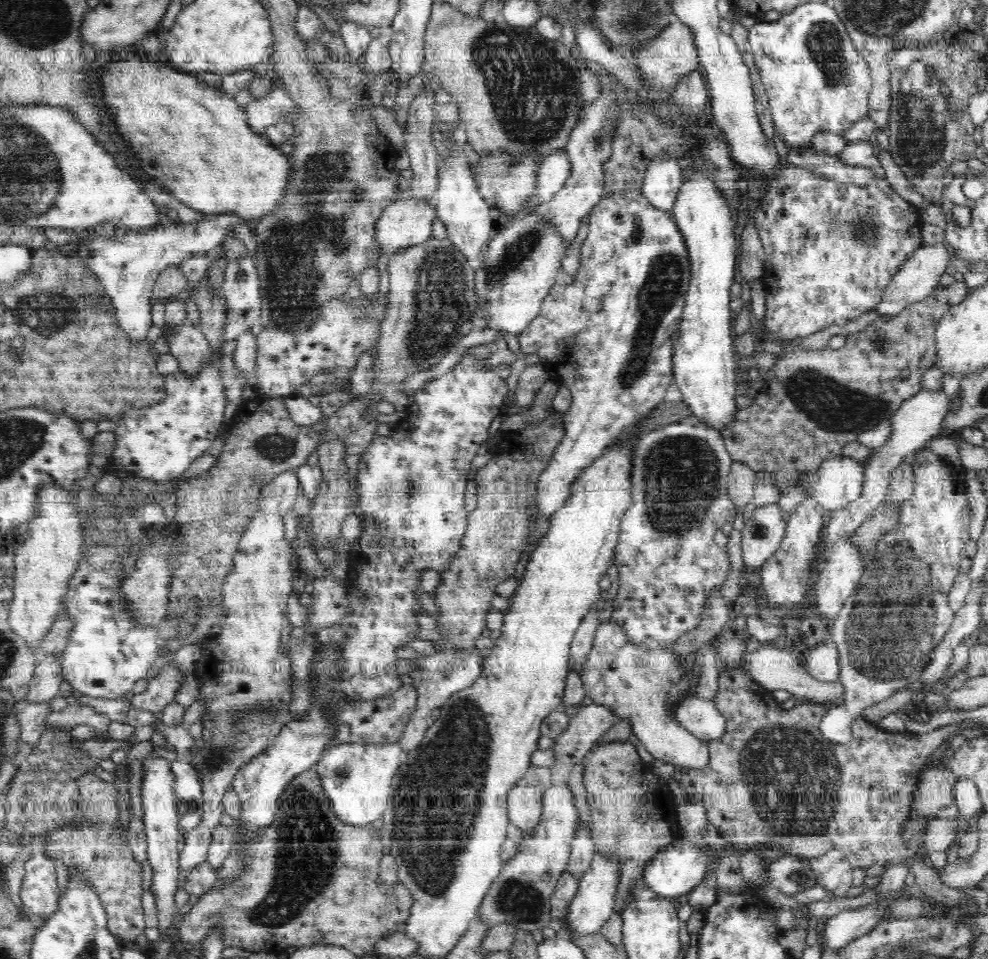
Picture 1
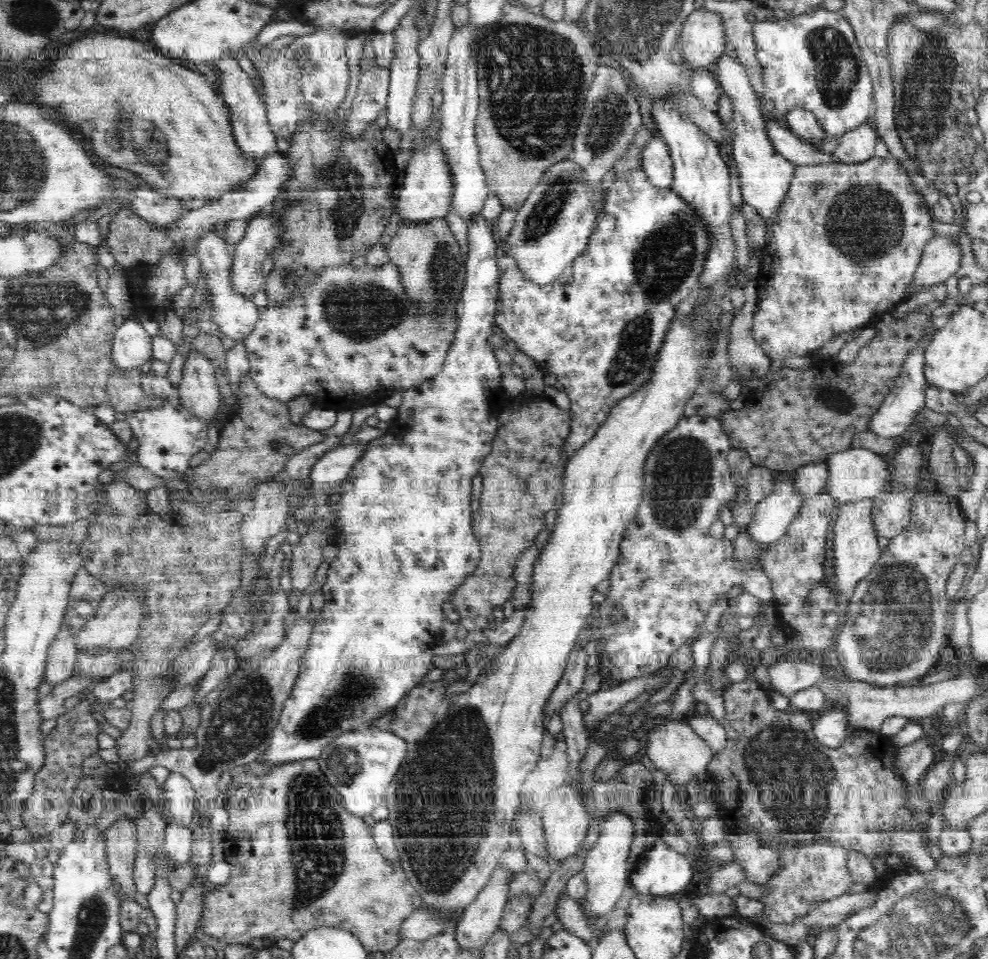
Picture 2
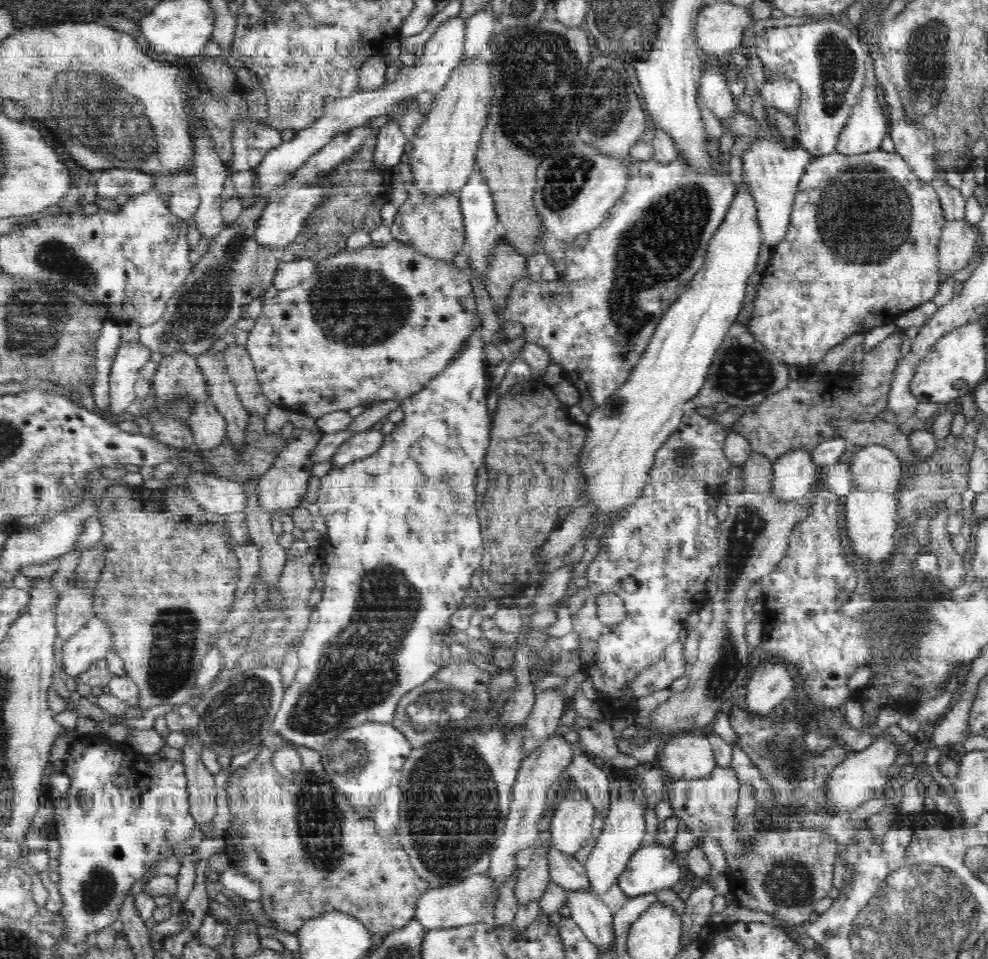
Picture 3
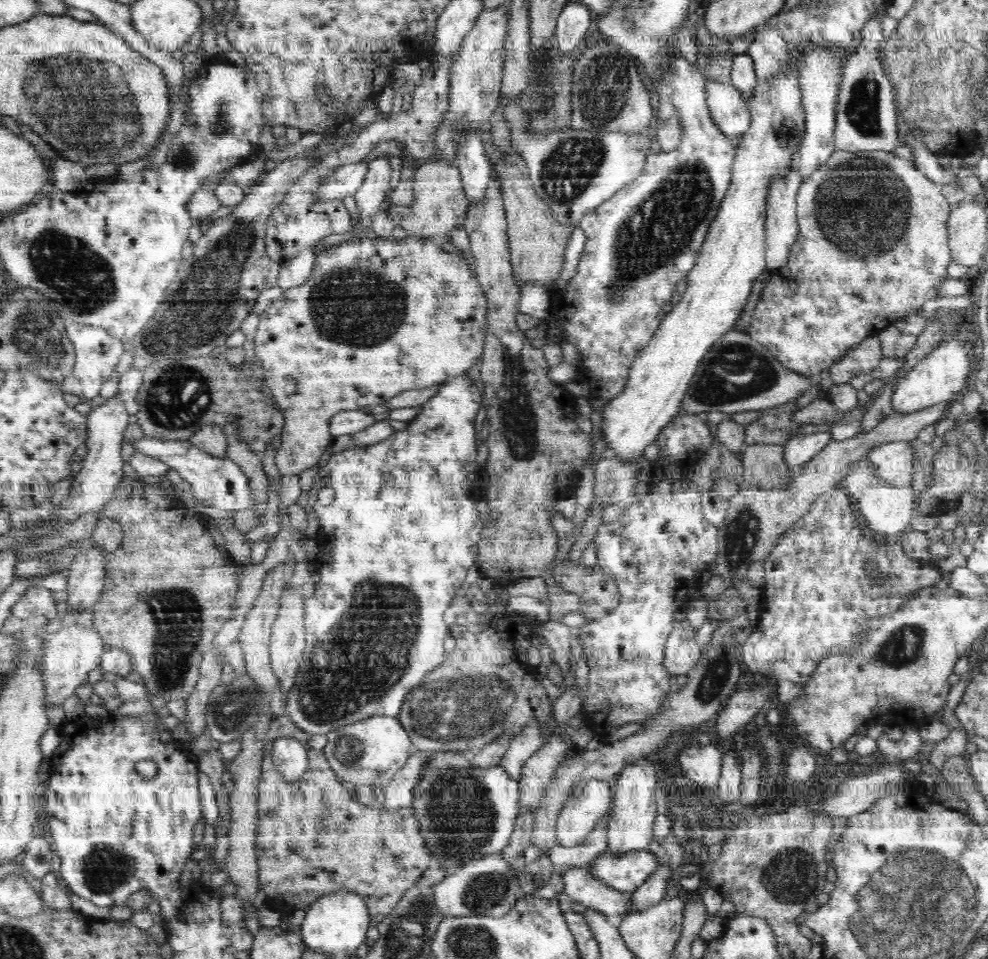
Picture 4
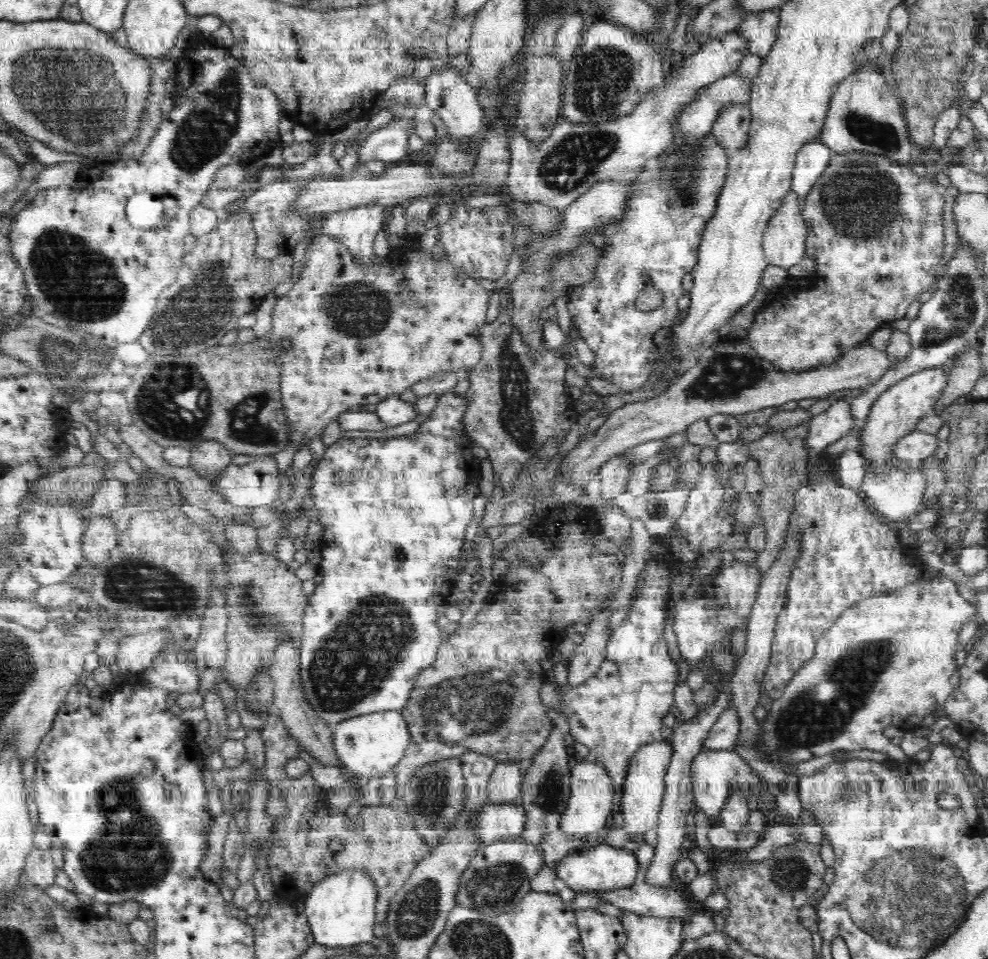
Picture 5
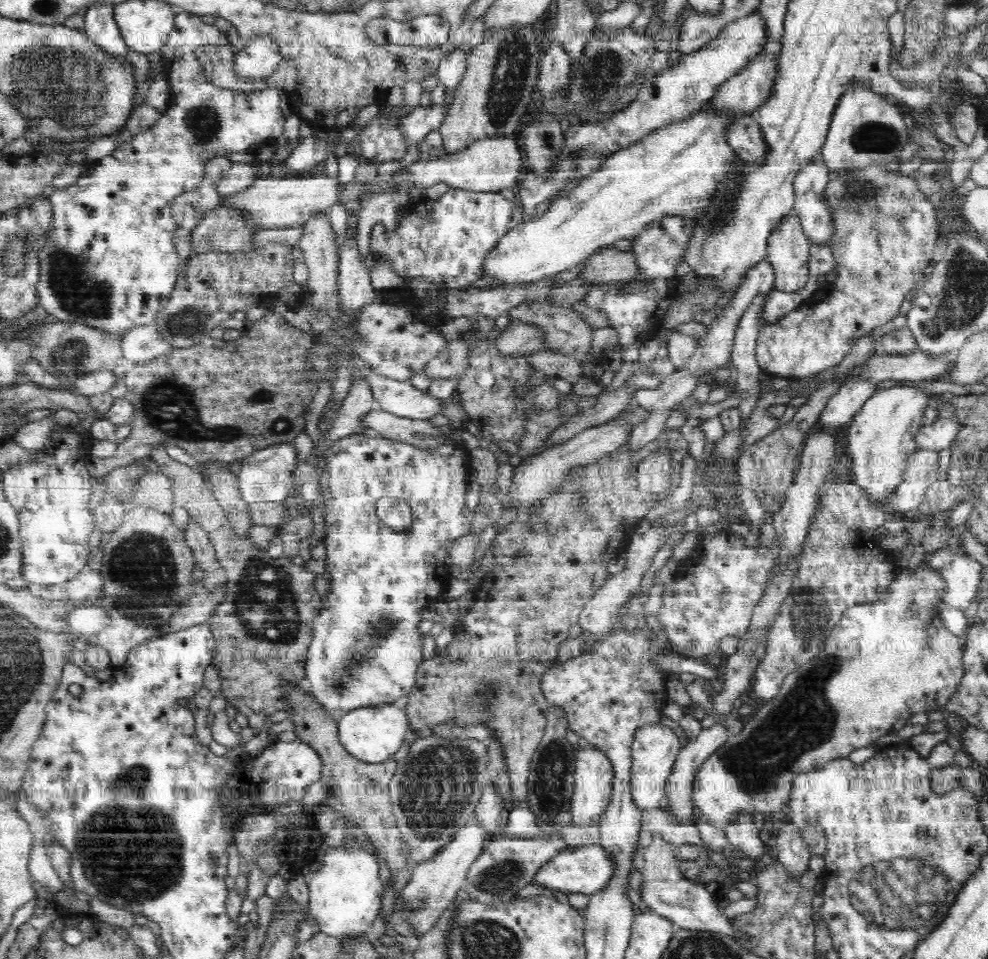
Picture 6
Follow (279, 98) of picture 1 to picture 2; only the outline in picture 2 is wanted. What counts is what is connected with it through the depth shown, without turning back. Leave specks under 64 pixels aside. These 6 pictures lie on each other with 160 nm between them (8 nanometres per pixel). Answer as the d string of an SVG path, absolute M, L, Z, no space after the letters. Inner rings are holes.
M236 55L218 60L214 62L214 65L221 71L218 91L222 95L222 99L226 101L228 109L230 109L233 134L240 151L246 157L250 157L252 161L260 160L267 154L277 152L277 139L274 133L272 133L267 120L266 105L261 98L262 93L254 87L253 81L248 79L246 72L239 66Z

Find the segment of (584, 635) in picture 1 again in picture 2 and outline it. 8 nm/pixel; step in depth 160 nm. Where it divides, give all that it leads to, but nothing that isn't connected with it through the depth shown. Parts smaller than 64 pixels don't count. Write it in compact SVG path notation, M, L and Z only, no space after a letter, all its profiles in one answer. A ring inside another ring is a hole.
M574 647L569 652L567 665L558 682L558 686L554 688L554 692L550 694L546 706L544 706L544 715L551 712L558 712L578 691L582 691L584 676L586 676L586 668L588 668L588 654L586 649Z

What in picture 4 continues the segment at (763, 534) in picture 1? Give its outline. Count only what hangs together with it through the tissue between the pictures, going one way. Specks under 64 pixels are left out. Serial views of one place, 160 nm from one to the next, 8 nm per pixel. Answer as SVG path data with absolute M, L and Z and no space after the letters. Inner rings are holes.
M825 431L792 437L787 441L783 448L784 460L794 479L802 471L803 465L812 460L830 440L829 431Z

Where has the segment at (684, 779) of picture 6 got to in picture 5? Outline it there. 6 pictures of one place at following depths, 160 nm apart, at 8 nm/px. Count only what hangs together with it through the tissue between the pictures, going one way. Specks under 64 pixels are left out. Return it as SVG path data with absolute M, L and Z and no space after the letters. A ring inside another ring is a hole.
M728 707L720 713L714 726L703 741L704 751L728 751L733 749L740 732L740 717L734 707Z

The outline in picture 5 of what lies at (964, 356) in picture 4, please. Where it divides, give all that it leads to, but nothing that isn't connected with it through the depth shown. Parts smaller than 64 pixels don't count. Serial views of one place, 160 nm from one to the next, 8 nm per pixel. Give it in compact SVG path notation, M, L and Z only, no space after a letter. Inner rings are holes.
M949 365L915 372L904 380L899 380L898 384L891 385L875 398L859 430L859 454L862 454L866 462L868 473L874 473L878 478L899 467L894 462L896 444L903 436L916 429L917 422L938 402L944 386L948 384L948 371Z

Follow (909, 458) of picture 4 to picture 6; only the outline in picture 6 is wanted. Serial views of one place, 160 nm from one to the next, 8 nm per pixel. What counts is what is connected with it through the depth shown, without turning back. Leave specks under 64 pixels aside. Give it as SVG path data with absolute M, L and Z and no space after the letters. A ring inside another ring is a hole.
M940 404L940 420L924 425L917 432L917 448L940 451L948 448L957 437L960 421L952 414L952 408L942 408Z

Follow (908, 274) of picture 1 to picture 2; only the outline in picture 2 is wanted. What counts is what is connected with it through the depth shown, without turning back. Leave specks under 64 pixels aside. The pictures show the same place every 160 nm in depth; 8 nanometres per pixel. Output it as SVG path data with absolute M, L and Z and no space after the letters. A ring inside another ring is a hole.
M948 238L930 239L922 251L921 266L912 284L912 294L930 290L933 284L945 282L960 268L962 252Z

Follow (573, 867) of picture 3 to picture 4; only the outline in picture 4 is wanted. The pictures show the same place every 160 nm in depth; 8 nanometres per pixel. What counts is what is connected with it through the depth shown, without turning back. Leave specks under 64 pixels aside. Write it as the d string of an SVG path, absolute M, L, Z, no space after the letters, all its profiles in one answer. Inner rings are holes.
M570 867L561 874L563 891L569 900L579 901L588 909L606 916L626 916L632 912L634 900L630 892L620 892L604 882L591 878L585 867Z

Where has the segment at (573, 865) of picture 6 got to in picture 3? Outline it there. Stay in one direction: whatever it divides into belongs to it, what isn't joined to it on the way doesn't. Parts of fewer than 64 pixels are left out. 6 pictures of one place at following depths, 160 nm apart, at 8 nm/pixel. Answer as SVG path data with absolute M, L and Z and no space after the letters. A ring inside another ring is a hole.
M655 844L639 848L618 876L618 886L628 897L671 888L685 878L672 847Z

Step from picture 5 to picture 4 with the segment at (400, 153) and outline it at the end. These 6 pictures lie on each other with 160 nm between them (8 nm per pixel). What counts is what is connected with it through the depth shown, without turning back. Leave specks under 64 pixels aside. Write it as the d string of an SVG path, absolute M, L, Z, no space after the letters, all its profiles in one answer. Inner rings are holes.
M365 157L360 162L335 168L328 176L323 178L320 188L313 196L313 200L315 202L343 201L346 196L354 196L354 193L364 182L369 162L370 160Z

